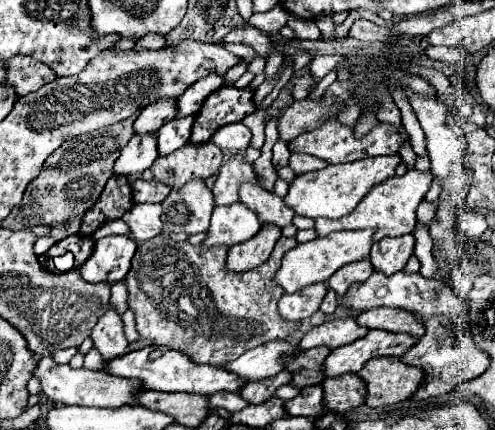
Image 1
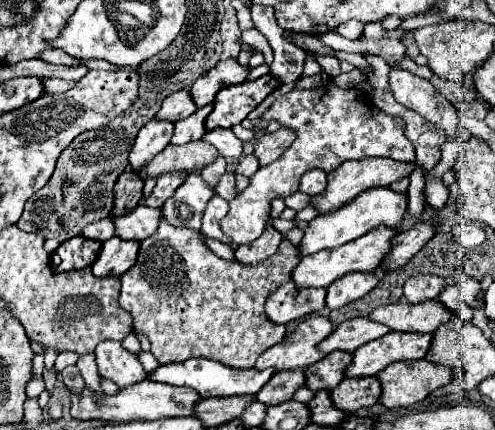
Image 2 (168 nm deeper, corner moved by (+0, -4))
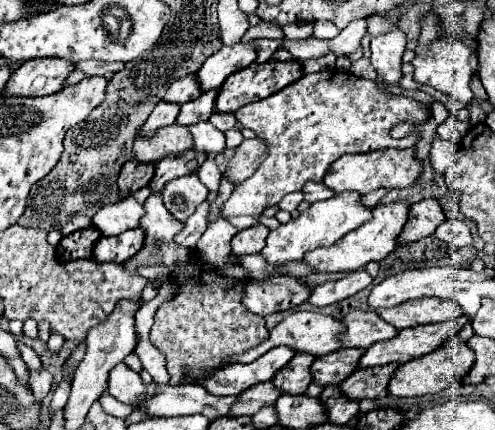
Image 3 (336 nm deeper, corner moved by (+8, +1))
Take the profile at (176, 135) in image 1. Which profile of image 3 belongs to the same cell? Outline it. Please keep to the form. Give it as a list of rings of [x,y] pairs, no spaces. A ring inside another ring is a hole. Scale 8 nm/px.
[[[208,90],[208,92],[204,92],[202,96],[198,96],[196,100],[190,100],[190,102],[186,102],[186,104],[182,104],[176,124],[192,126],[192,124],[196,124],[196,122],[208,120],[208,118],[212,116],[212,112],[214,112],[216,94],[218,94],[218,90]]]

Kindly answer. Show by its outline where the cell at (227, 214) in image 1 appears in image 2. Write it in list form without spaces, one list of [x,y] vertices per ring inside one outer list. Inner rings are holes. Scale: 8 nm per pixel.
[[[332,81],[322,83],[320,87],[314,89],[294,89],[282,97],[278,97],[262,115],[260,119],[268,121],[278,121],[280,127],[292,129],[296,133],[294,143],[282,153],[280,159],[276,159],[272,165],[258,169],[252,177],[248,187],[236,195],[234,201],[230,201],[230,211],[224,217],[222,231],[236,243],[236,245],[244,245],[250,243],[252,239],[260,237],[260,233],[264,231],[268,217],[270,217],[270,203],[274,197],[288,197],[292,193],[298,191],[300,185],[300,177],[310,171],[310,169],[324,169],[326,173],[334,171],[340,163],[348,161],[348,159],[362,159],[362,157],[390,157],[396,161],[414,161],[414,145],[406,139],[404,135],[404,121],[400,117],[394,115],[386,115],[384,111],[380,111],[376,105],[372,105],[370,97],[366,97],[362,91],[358,89],[340,89],[336,87]]]

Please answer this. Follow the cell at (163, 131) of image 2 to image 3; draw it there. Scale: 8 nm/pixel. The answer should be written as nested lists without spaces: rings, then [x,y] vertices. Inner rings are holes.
[[[158,102],[156,108],[152,110],[152,114],[148,116],[148,120],[146,120],[146,122],[142,124],[142,128],[138,130],[138,136],[152,136],[152,134],[156,134],[160,128],[174,124],[178,112],[180,112],[180,106],[168,104],[168,102]]]

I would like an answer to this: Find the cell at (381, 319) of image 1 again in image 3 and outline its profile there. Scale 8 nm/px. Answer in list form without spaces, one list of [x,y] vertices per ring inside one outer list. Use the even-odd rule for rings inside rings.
[[[420,298],[420,300],[408,300],[404,304],[392,306],[392,308],[378,308],[376,314],[392,324],[398,330],[404,330],[408,326],[418,324],[434,324],[434,322],[446,322],[452,318],[458,318],[462,314],[458,302],[444,300],[444,298]]]

